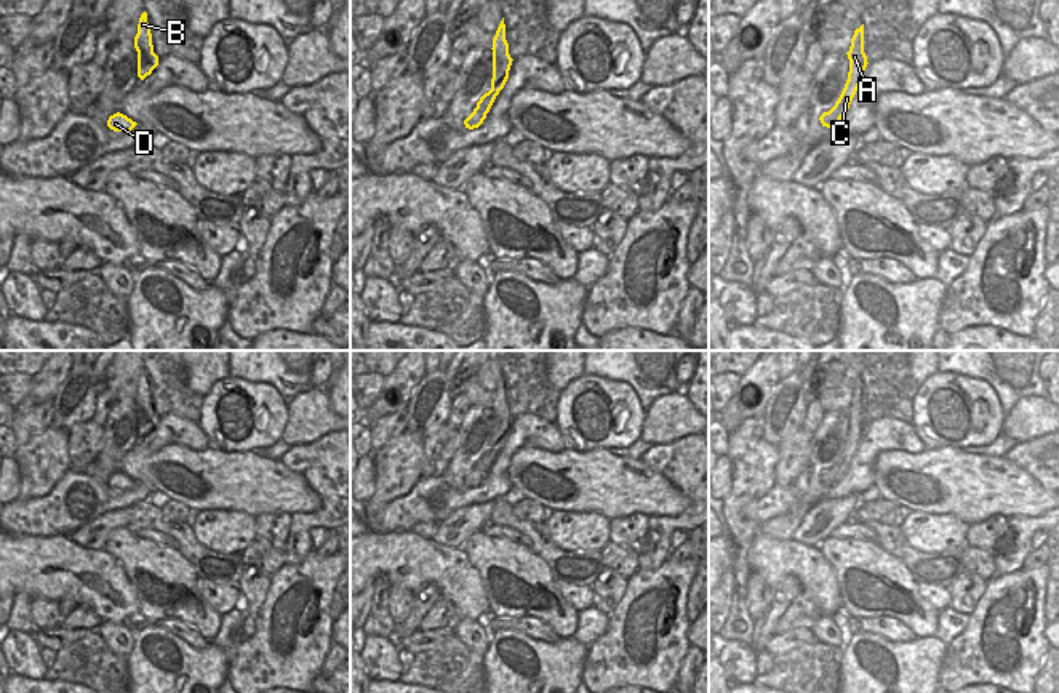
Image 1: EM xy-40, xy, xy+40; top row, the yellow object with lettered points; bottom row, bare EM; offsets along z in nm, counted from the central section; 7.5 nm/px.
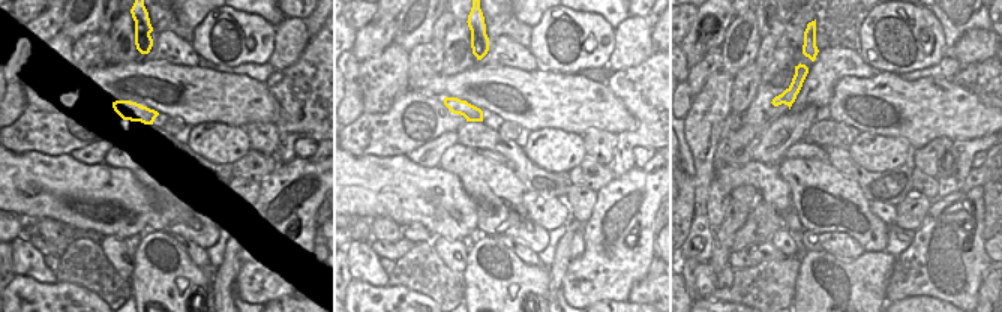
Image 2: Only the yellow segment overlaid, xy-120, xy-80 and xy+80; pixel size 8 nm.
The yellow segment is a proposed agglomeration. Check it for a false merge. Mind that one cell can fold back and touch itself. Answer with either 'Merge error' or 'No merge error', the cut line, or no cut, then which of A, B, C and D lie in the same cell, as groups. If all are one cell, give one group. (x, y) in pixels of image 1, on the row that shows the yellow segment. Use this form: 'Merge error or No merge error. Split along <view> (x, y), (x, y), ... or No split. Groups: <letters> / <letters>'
Merge error. Split along xy (477, 106), (485, 116). Groups: A B C / D.

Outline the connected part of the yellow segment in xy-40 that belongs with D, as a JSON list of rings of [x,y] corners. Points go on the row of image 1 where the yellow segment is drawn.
[[[120,112],[110,115],[107,120],[107,126],[114,131],[131,131],[136,125],[136,122]]]

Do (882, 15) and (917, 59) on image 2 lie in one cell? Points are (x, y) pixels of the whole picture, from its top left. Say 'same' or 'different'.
same

